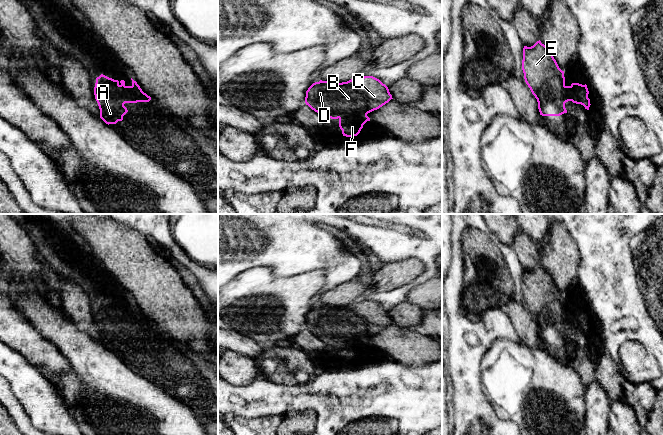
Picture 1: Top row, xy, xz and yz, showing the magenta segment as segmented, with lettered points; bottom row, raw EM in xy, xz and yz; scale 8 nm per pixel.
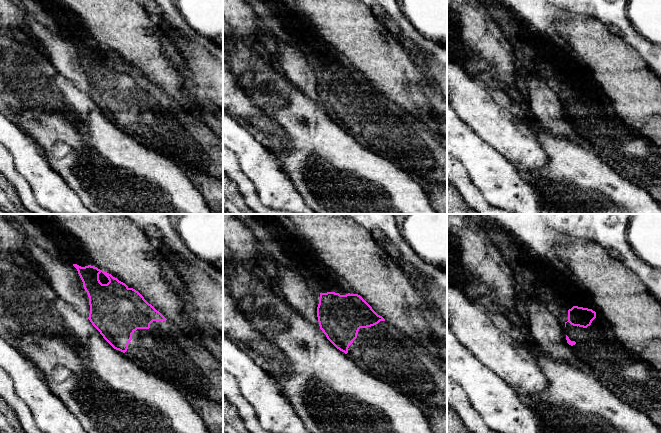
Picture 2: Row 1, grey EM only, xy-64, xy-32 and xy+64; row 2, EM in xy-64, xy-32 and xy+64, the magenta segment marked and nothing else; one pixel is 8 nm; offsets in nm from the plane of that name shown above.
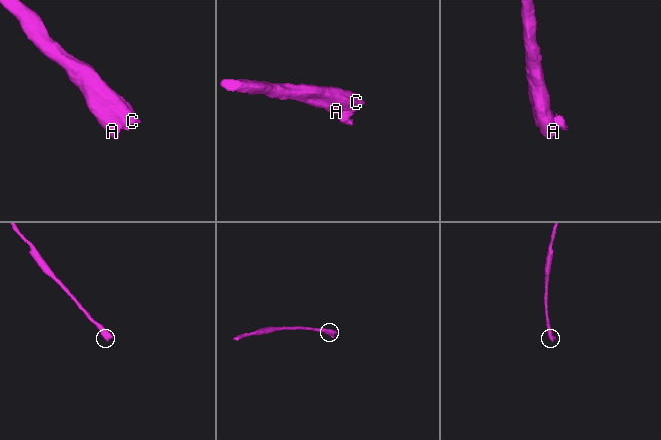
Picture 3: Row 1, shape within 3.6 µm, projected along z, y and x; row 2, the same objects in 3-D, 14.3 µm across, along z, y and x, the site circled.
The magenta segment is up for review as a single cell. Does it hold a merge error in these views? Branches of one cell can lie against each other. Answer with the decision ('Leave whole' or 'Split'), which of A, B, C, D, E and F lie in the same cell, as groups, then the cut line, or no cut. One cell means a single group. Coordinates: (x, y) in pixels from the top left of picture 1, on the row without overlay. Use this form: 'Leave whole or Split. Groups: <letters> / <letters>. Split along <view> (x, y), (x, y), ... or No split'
Split. Groups: A B C D E / F. Split along xy (118, 310), (118, 314), (124, 319), (132, 321), (140, 319)

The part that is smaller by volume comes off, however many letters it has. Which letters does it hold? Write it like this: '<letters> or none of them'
F

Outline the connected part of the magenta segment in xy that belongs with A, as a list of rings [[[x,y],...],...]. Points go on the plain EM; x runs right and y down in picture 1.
[[[103,298],[96,302],[94,311],[95,323],[100,333],[100,342],[106,348],[116,348],[123,344],[128,336],[125,327],[149,326],[151,321],[142,315],[140,310],[132,302],[132,310],[139,317],[139,321],[124,320],[119,316],[119,305]]]

